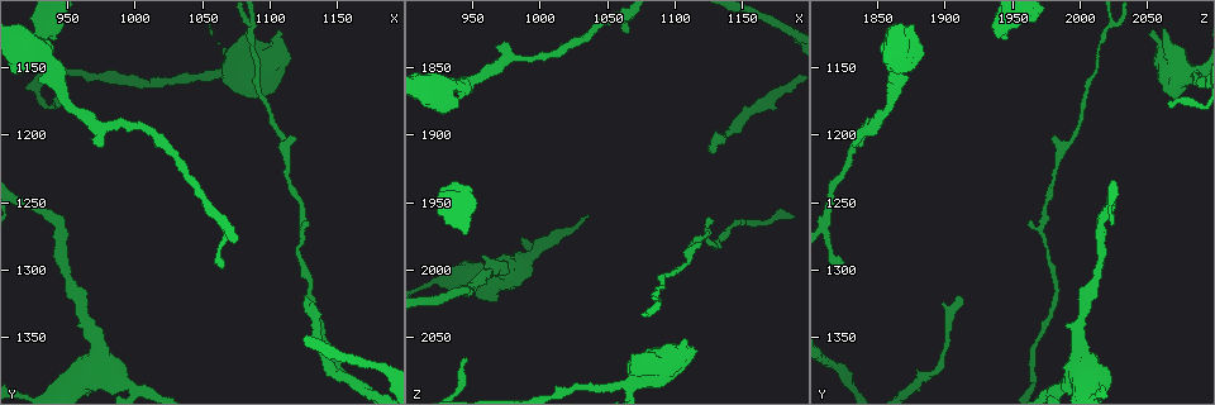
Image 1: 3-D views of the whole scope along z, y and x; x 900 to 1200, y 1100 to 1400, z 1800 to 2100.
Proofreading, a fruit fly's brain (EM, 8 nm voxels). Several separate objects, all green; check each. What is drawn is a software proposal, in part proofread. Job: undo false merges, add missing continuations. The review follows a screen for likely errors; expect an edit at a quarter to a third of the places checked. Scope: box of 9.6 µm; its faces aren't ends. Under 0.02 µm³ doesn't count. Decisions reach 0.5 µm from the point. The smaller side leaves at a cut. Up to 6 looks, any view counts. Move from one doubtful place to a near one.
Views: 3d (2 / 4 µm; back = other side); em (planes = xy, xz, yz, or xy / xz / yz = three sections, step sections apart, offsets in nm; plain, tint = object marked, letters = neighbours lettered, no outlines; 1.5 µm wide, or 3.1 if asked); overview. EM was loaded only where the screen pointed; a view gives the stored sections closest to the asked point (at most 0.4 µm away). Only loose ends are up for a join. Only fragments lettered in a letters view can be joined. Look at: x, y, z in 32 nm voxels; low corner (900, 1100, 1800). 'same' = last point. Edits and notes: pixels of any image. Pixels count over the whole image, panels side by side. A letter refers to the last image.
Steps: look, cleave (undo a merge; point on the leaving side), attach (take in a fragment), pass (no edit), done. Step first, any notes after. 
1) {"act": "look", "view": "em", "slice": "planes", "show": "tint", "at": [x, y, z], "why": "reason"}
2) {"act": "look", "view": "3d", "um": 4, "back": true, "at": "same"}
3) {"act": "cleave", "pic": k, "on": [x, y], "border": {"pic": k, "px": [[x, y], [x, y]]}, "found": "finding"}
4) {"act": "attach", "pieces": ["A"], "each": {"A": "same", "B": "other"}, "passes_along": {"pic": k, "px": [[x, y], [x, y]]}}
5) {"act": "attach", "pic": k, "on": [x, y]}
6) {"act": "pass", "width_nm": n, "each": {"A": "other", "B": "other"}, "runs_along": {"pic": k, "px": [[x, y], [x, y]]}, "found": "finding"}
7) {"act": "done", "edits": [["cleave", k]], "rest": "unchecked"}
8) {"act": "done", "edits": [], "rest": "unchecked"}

{"act": "look", "view": "em", "slice": "planes", "show": "plain", "at": [944, 1172, 2066], "why": "end of a long branch"}

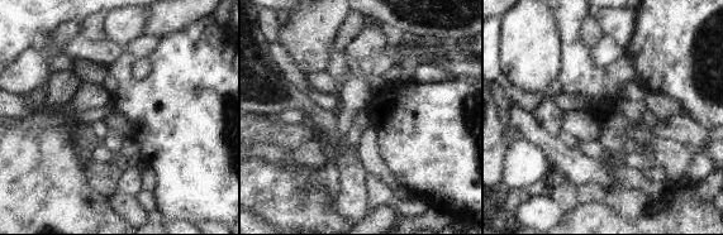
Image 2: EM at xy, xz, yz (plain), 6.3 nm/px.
{"act": "look", "view": "em", "slice": "planes", "show": "tint", "at": "same"}

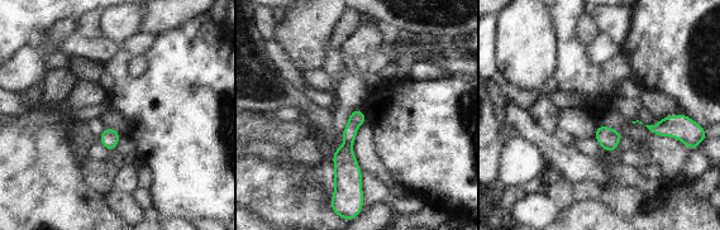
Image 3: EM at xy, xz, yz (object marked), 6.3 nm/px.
{"act": "look", "view": "em", "slice": "planes", "show": "letters", "at": "same", "why": "what lies round it"}

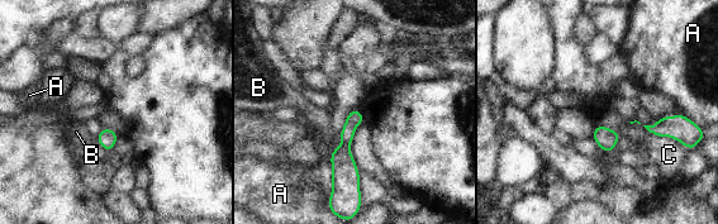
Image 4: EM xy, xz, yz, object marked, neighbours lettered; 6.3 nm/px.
{"act": "pass", "longest_contact_nm": ["C", 180], "each": {"A": "other", "B": "other", "C": "other"}, "border": {"pic": 4, "px": [[338, 136], [341, 144], [334, 148]]}, "found": "no lettered fragment goes on from it"}

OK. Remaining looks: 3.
{"act": "look", "view": "em", "slice": "planes", "show": "letters", "at": [928, 1128, 1940], "why": "end of a long branch"}

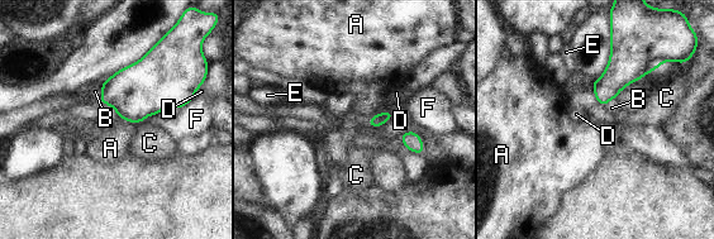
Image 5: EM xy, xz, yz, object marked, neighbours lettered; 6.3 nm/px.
{"act": "pass", "each": {"A": "other", "B": "other", "C": "other", "D": "other", "E": "other", "F": "other"}, "border": {"pic": 5, "px": [[119, 118], [136, 124]]}, "found": "no lettered fragment goes on from it"}

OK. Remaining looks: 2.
{"act": "look", "view": "3d", "um": 2, "at": [1126, 1318, 1914], "why": "long arm stops here"}

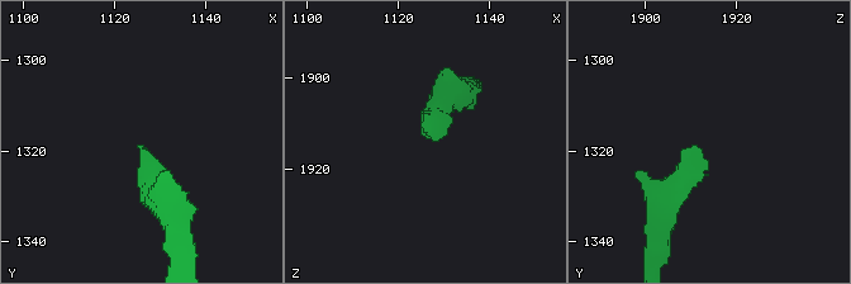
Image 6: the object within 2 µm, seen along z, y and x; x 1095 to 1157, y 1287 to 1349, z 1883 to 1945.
{"act": "look", "view": "em", "slice": "yz", "step": 8, "show": "letters", "at": [1126, 1320, 1912], "why": "now the EM"}

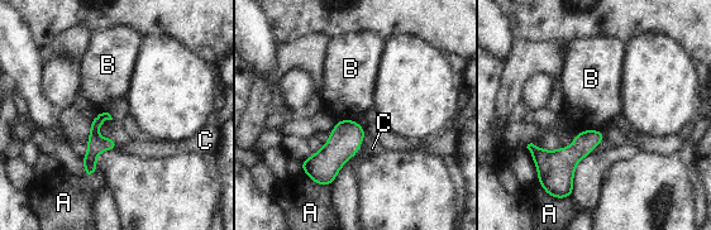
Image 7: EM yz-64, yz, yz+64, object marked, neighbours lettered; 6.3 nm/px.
{"act": "attach", "pieces": ["C"], "each": {"A": "other", "B": "other", "C": "same"}, "found": "the neuron continues"}

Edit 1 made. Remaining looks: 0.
{"act": "done", "edits": [["attach", 7]], "rest": "unchecked"}

